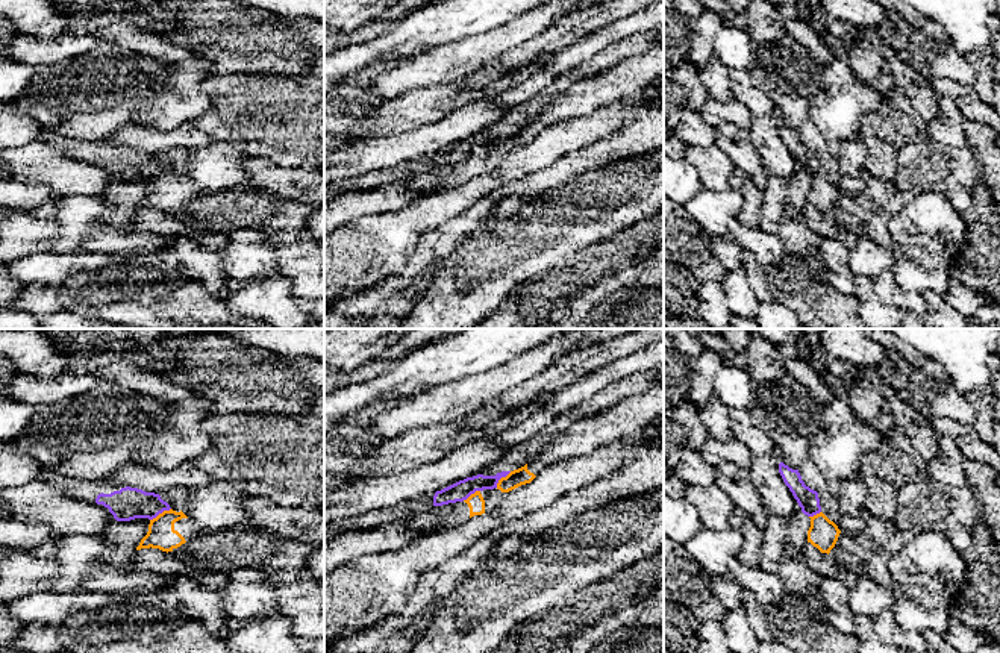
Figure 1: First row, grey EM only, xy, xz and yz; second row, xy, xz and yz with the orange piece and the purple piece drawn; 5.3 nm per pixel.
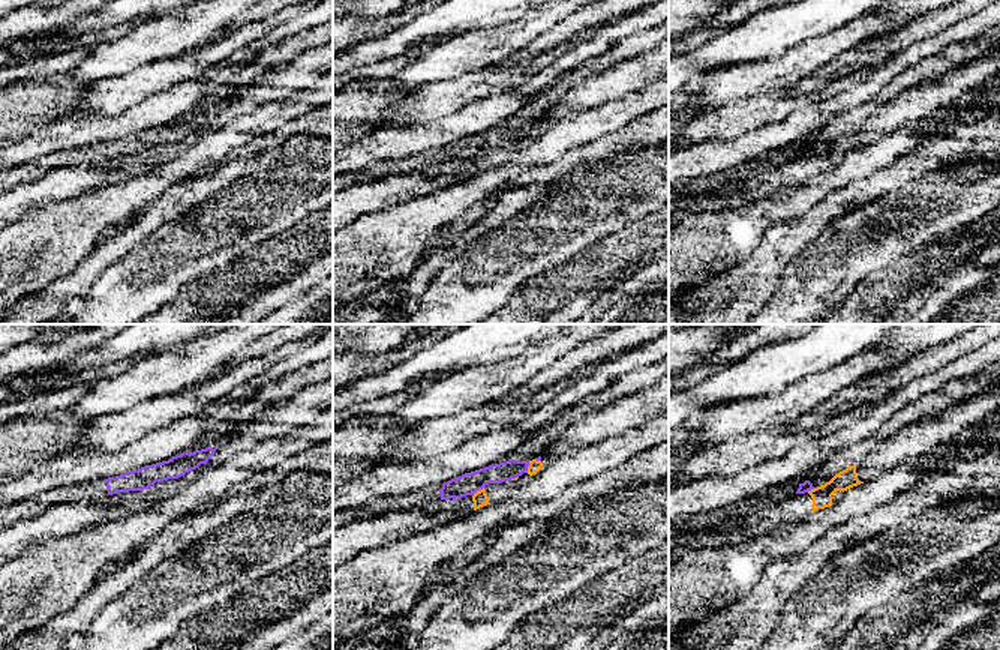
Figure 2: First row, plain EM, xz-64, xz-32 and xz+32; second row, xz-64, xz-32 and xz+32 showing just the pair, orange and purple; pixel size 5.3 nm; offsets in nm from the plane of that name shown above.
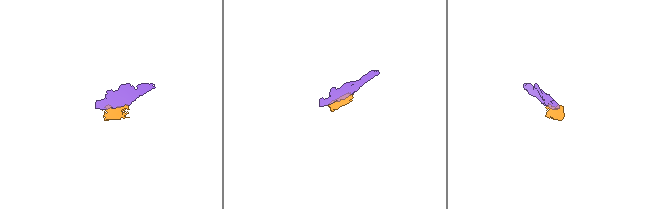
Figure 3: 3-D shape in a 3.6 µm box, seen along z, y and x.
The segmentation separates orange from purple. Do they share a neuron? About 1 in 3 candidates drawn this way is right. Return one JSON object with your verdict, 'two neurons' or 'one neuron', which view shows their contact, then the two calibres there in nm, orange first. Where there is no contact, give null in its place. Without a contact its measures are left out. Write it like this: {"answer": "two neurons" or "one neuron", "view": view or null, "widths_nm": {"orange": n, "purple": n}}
{"answer": "two neurons", "view": "xy", "widths_nm": {"orange": 150, "purple": 170}}

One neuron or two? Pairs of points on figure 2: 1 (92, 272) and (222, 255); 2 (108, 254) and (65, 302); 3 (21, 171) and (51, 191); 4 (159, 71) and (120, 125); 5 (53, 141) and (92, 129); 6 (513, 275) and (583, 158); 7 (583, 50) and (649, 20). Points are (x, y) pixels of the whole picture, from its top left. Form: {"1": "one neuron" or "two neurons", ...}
{"1": "two neurons", "2": "one neuron", "3": "two neurons", "4": "two neurons", "5": "one neuron", "6": "two neurons", "7": "one neuron"}

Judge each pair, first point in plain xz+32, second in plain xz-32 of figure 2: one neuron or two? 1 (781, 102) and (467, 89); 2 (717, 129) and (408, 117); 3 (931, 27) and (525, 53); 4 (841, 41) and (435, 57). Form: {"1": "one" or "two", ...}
{"1": "one", "2": "one", "3": "one", "4": "one"}

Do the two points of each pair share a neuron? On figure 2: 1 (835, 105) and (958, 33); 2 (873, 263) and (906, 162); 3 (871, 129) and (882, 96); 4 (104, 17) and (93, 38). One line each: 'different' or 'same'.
1: same
2: different
3: different
4: different

